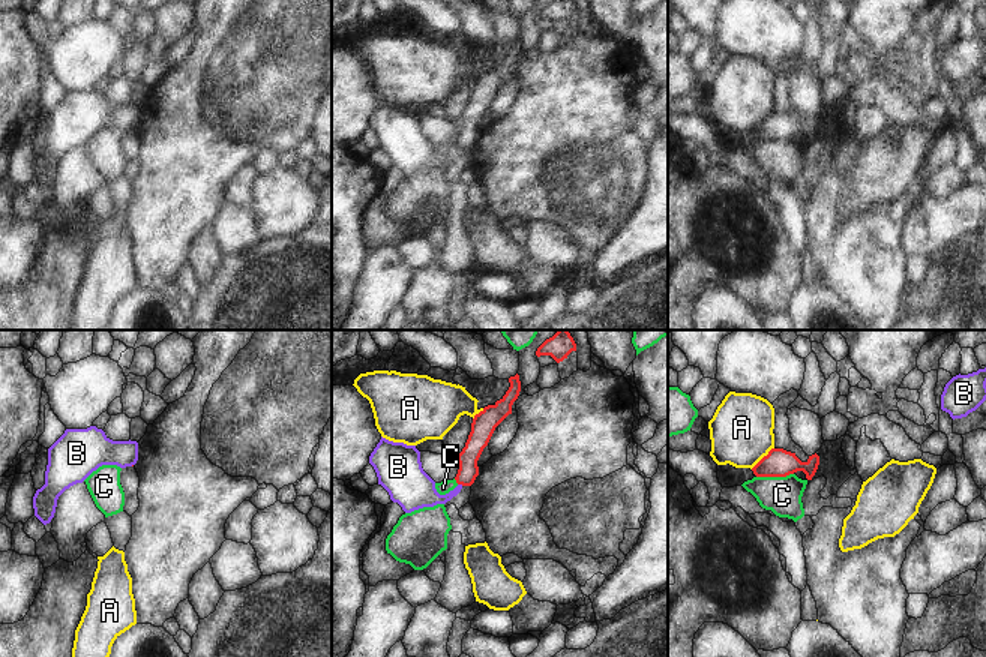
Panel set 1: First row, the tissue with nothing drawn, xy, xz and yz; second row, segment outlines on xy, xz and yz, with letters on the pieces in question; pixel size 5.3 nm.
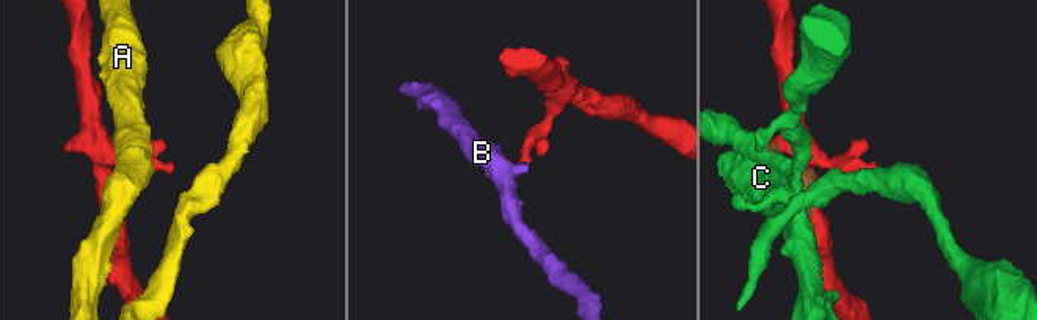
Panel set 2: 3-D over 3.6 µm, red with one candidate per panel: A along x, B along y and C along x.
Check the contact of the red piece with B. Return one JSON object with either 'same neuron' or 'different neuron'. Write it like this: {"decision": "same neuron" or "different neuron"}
{"decision": "different neuron"}

